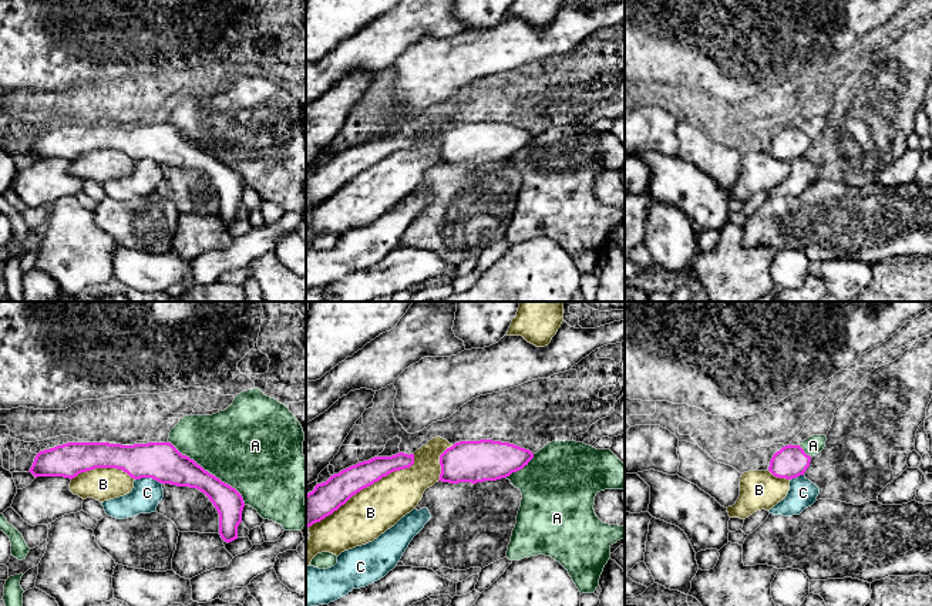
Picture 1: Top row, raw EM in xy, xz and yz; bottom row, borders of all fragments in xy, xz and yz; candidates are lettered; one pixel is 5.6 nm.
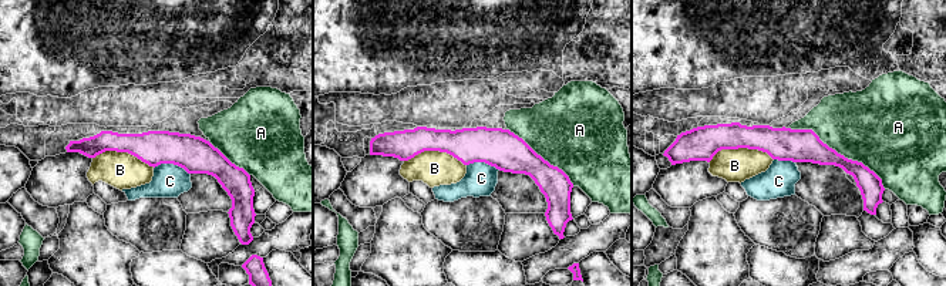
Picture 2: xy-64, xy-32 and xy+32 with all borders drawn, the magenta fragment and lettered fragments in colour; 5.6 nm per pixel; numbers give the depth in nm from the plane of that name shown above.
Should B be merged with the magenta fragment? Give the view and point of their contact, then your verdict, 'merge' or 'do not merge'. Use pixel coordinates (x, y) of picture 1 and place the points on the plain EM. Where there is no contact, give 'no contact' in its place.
xz (364, 168) | do not merge

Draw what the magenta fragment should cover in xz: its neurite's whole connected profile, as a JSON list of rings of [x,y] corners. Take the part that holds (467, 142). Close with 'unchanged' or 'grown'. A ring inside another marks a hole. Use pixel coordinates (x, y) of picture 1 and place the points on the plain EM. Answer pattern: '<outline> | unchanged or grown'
[[[492,121],[460,122],[440,137],[443,164],[484,164],[509,158],[534,139],[529,131]]] | unchanged

